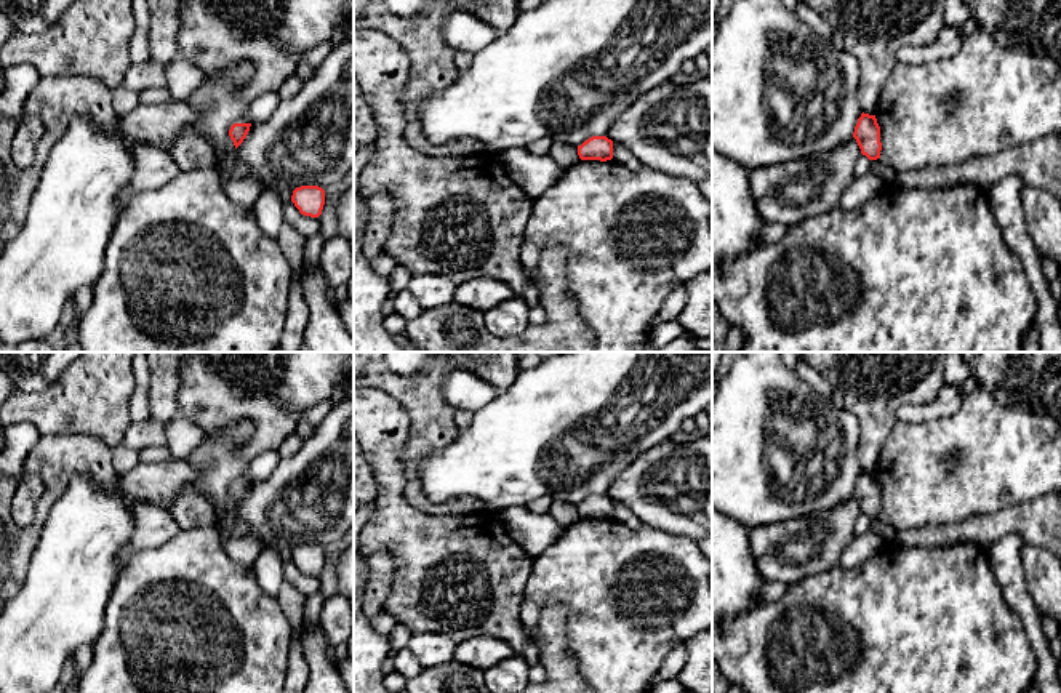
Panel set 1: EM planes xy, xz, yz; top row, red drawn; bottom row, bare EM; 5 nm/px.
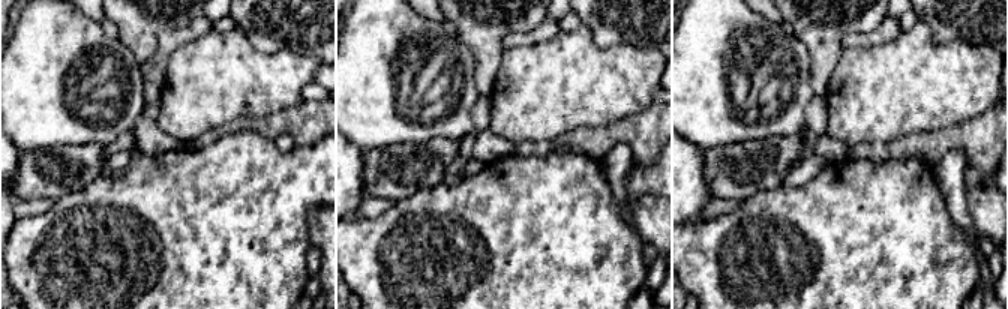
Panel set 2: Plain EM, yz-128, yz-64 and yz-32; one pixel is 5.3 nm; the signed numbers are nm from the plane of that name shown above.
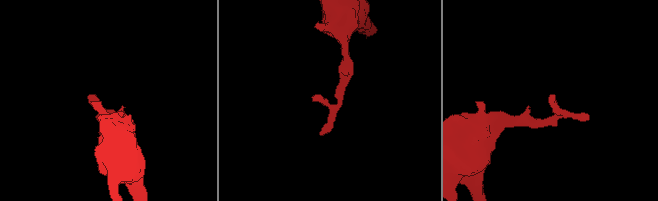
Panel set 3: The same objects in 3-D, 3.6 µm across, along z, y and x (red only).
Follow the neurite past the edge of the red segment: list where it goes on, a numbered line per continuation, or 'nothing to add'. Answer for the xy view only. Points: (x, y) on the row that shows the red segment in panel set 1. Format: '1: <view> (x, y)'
nothing to add

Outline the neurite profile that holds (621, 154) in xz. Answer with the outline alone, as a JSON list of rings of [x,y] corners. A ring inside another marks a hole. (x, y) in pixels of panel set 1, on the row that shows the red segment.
[[[613,141],[613,162],[624,166],[629,171],[635,171],[642,166],[642,162],[621,142]]]

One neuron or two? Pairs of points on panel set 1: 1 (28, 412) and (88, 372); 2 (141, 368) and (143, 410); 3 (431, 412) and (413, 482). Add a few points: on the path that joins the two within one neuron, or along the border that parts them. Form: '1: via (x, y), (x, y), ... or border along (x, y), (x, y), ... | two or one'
1: via (42, 408), (52, 408), (74, 386) | one
2: via (141, 378), (141, 400) | one
3: via (431, 429), (420, 442), (412, 464) | one

